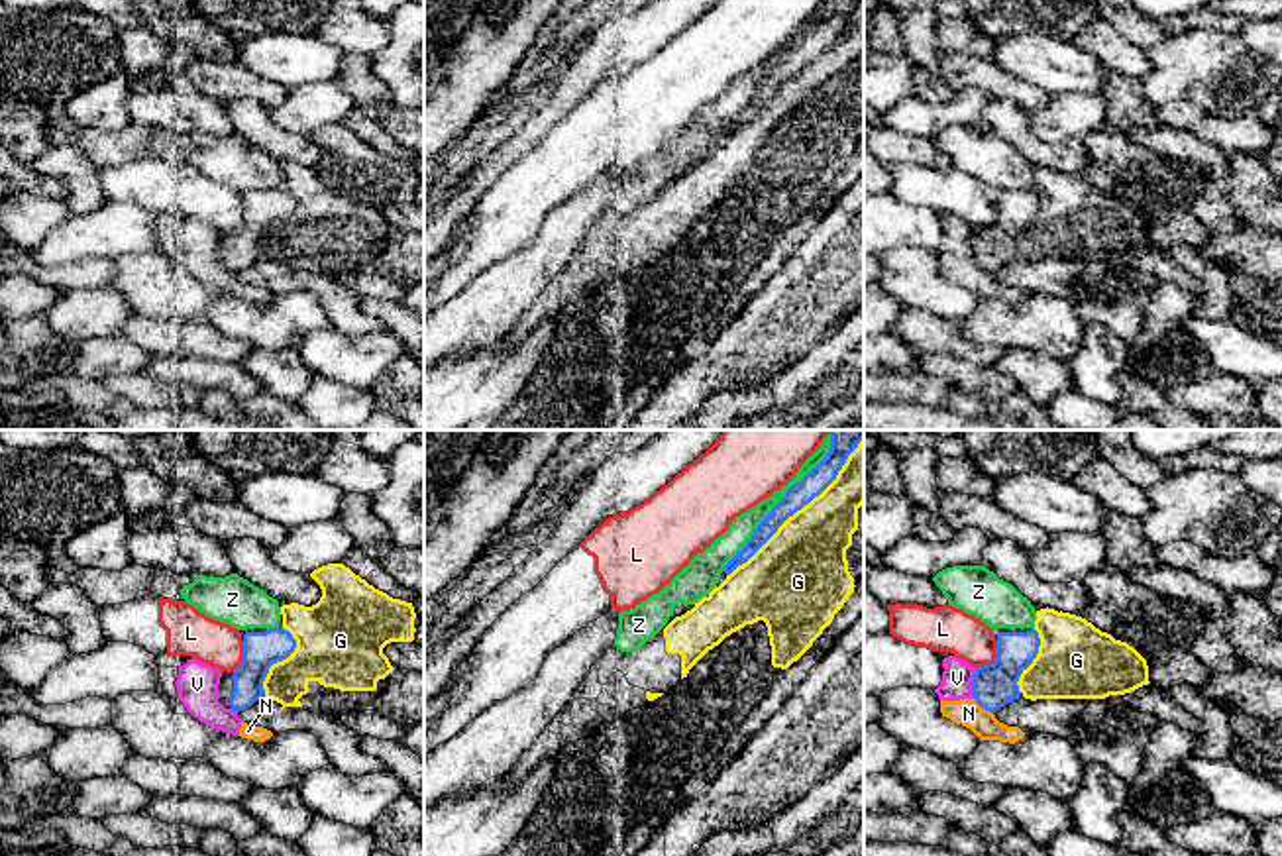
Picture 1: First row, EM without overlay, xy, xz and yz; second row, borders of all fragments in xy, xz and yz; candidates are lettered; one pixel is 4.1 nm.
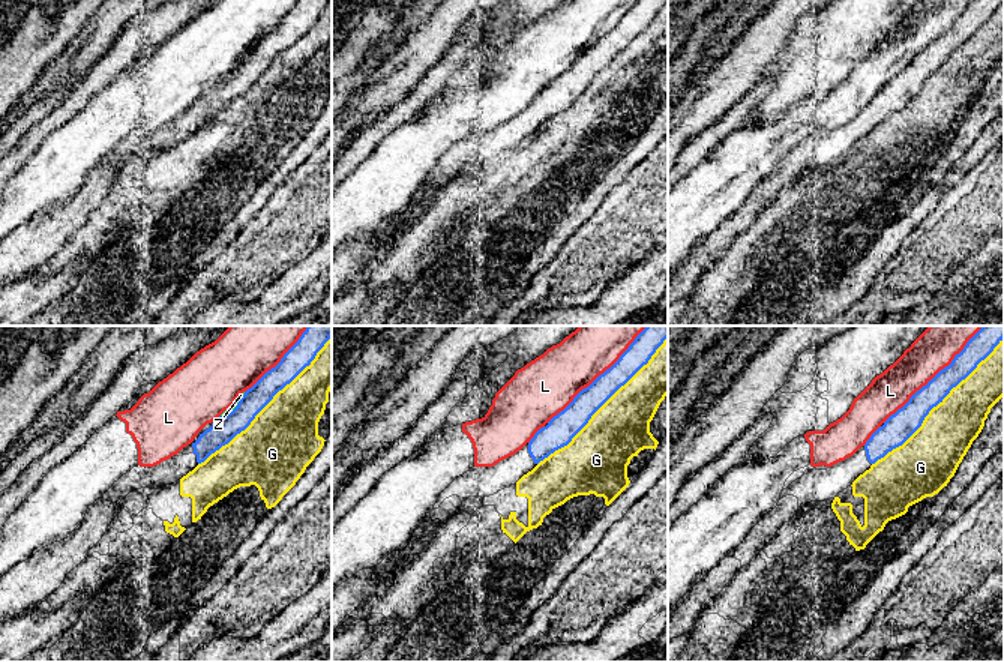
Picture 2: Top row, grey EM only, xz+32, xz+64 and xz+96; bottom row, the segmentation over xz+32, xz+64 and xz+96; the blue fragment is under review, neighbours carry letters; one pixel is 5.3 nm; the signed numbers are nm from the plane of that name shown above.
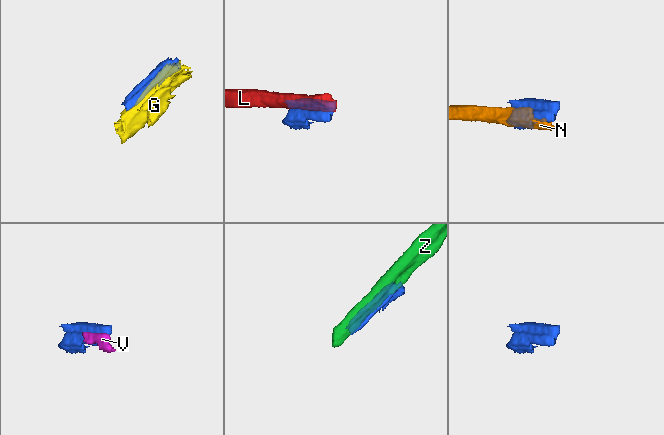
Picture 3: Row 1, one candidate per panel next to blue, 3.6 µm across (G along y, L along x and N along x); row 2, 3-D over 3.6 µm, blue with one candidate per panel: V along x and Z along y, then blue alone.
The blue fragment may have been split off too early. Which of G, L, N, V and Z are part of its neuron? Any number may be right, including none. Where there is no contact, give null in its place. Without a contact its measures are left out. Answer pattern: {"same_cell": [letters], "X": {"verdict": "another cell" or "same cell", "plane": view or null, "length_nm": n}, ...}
{"same_cell": [], "G": {"verdict": "another cell", "plane": "xz", "length_nm": 800}, "L": {"verdict": "another cell", "plane": "yz", "length_nm": 160}, "N": {"verdict": "another cell", "plane": "yz", "length_nm": 100}, "V": {"verdict": "another cell", "plane": "yz", "length_nm": 120}, "Z": {"verdict": "another cell", "plane": "xz", "length_nm": 700}}

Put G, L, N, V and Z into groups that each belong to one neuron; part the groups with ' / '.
G / L / N V / Z

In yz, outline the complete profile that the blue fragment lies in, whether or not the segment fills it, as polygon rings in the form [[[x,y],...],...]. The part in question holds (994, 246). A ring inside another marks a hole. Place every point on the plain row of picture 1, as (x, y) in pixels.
[[[991,188],[997,200],[997,220],[976,230],[972,255],[976,263],[995,273],[1019,259],[1019,238],[1039,214],[1041,198],[1035,188]]]

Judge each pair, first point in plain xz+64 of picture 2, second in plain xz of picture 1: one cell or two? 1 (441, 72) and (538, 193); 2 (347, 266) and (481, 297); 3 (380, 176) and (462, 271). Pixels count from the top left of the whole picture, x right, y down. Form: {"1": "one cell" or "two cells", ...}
{"1": "two cells", "2": "one cell", "3": "one cell"}

